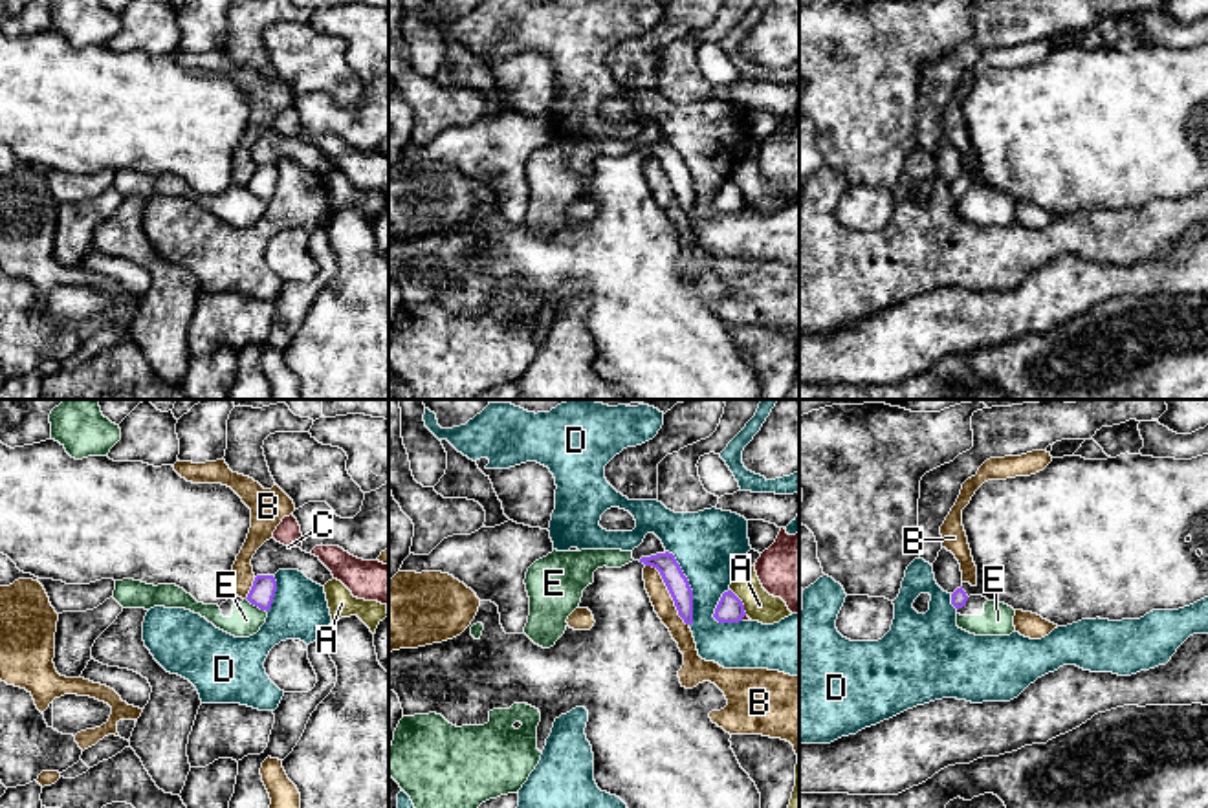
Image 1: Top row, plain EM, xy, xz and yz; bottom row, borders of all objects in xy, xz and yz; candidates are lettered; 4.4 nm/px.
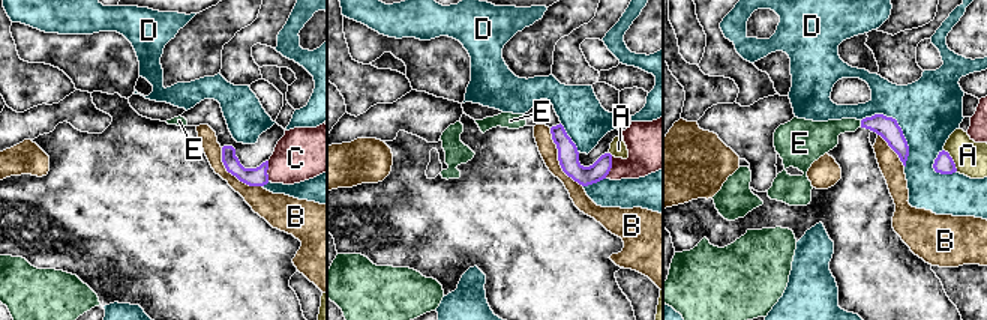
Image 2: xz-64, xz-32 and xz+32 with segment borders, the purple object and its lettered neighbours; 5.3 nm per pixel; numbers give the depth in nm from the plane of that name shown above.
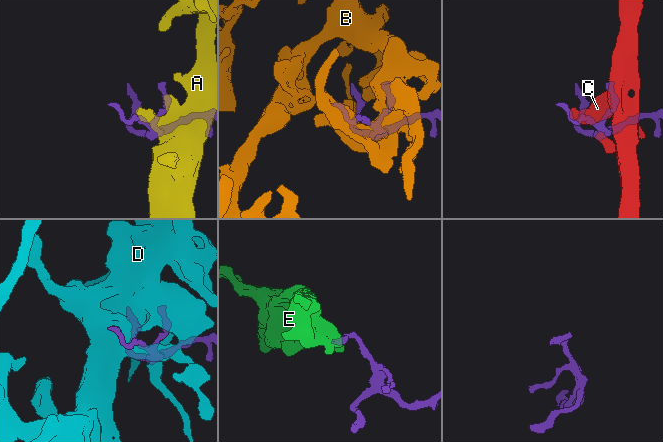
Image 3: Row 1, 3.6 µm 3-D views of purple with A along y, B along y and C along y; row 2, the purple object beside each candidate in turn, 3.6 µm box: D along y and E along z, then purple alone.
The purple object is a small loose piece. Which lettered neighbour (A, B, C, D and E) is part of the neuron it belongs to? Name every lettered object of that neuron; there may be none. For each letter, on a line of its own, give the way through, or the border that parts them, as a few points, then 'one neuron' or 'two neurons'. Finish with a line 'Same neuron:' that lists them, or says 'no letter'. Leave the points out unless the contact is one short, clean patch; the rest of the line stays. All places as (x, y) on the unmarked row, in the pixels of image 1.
A: two neurons
B: two neurons
C: along xz (745, 204), (741, 209) | two neurons
D: two neurons
E: along xy (246, 187), (266, 202) | two neurons
Same neuron: no letter

